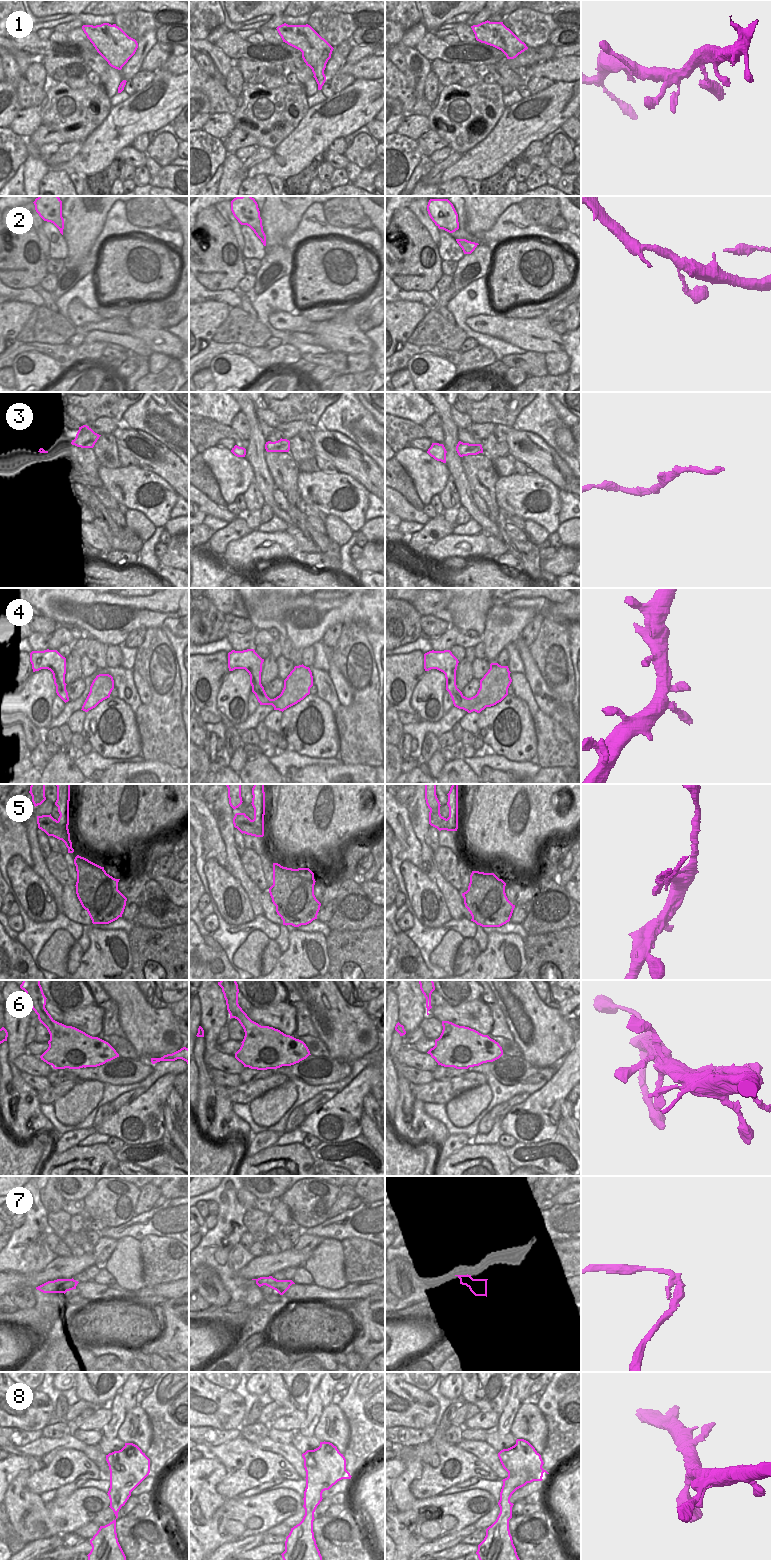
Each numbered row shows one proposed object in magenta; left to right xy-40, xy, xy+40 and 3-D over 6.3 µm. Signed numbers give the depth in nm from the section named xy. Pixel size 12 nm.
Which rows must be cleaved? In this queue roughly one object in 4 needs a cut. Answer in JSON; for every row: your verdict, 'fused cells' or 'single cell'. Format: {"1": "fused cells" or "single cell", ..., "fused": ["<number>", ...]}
{"1": "single cell", "2": "single cell", "3": "single cell", "4": "single cell", "5": "fused cells", "6": "single cell", "7": "fused cells", "8": "single cell", "fused": ["5", "7"]}

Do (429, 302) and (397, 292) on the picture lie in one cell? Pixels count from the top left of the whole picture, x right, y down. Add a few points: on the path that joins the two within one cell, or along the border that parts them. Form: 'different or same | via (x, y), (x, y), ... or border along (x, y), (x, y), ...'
same | via (421, 296), (405, 296)

